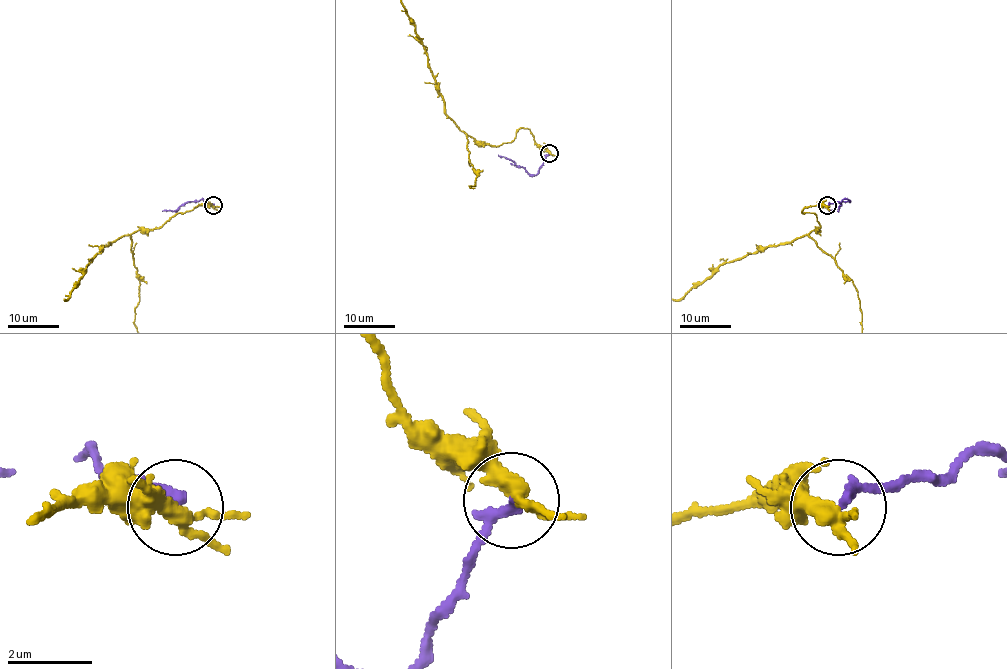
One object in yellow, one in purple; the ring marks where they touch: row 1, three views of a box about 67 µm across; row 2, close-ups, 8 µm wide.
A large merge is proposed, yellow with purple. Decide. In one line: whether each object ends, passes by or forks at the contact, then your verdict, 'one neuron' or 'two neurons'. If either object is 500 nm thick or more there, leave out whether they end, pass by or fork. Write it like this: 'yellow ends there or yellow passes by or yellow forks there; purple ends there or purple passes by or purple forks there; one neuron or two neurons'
yellow forks there; purple ends there; two neurons

